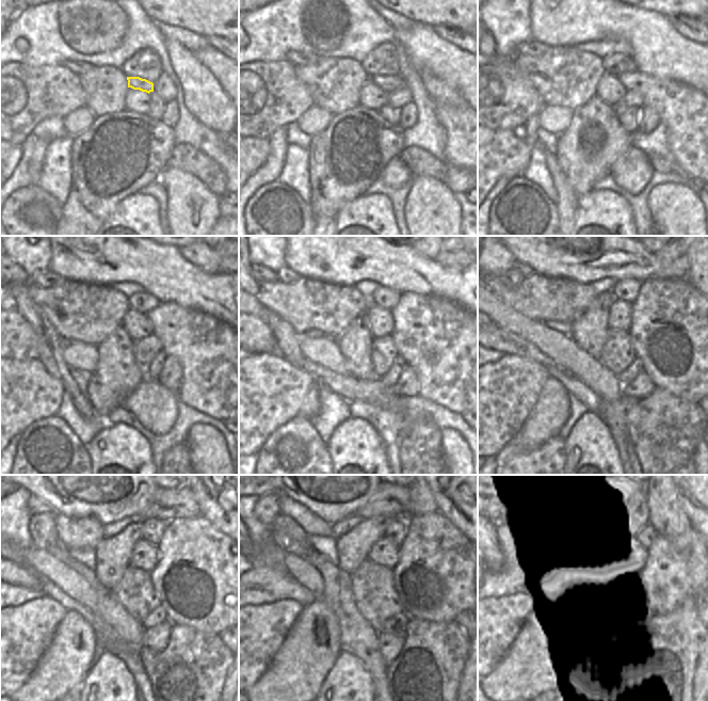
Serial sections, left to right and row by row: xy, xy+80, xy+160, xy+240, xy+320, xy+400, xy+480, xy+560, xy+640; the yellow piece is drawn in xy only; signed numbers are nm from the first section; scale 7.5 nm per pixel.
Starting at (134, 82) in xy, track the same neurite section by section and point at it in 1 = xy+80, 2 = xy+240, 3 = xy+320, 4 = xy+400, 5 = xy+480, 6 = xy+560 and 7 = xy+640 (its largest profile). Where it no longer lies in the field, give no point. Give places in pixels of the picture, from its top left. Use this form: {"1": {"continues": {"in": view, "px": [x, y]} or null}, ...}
{"1": {"continues": {"in": "xy+80", "px": [387, 82]}}, "2": {"continues": {"in": "xy+240", "px": [178, 329]}}, "3": {"continues": {"in": "xy+320", "px": [418, 320]}}, "4": {"continues": {"in": "xy+400", "px": [661, 304]}}, "5": {"continues": {"in": "xy+480", "px": [184, 542]}}, "6": {"continues": {"in": "xy+560", "px": [416, 562]}}, "7": {"continues": {"in": "xy+640", "px": [657, 562]}}}

